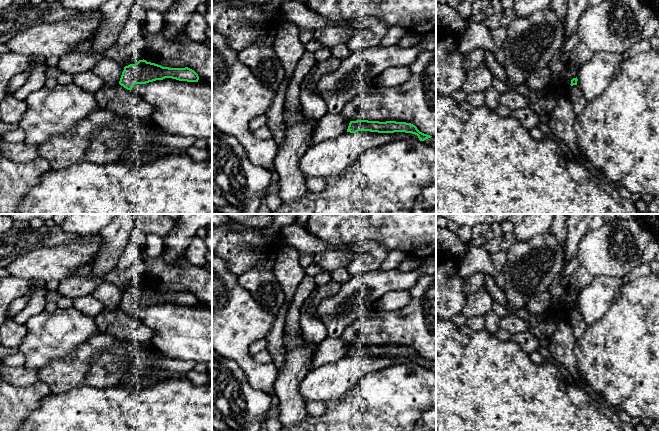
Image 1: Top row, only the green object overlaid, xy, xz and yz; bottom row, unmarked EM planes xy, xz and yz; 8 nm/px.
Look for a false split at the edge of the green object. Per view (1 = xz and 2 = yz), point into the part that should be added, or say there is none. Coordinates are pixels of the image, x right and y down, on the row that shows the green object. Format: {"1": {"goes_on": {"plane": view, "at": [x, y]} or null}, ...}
{"1": {"goes_on": null}, "2": {"goes_on": null}}

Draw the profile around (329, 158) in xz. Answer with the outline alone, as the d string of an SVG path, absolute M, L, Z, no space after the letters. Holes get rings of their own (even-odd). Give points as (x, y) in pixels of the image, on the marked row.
M345 132L309 149L302 156L299 168L304 176L330 178L348 168L365 150L398 140L393 133Z

